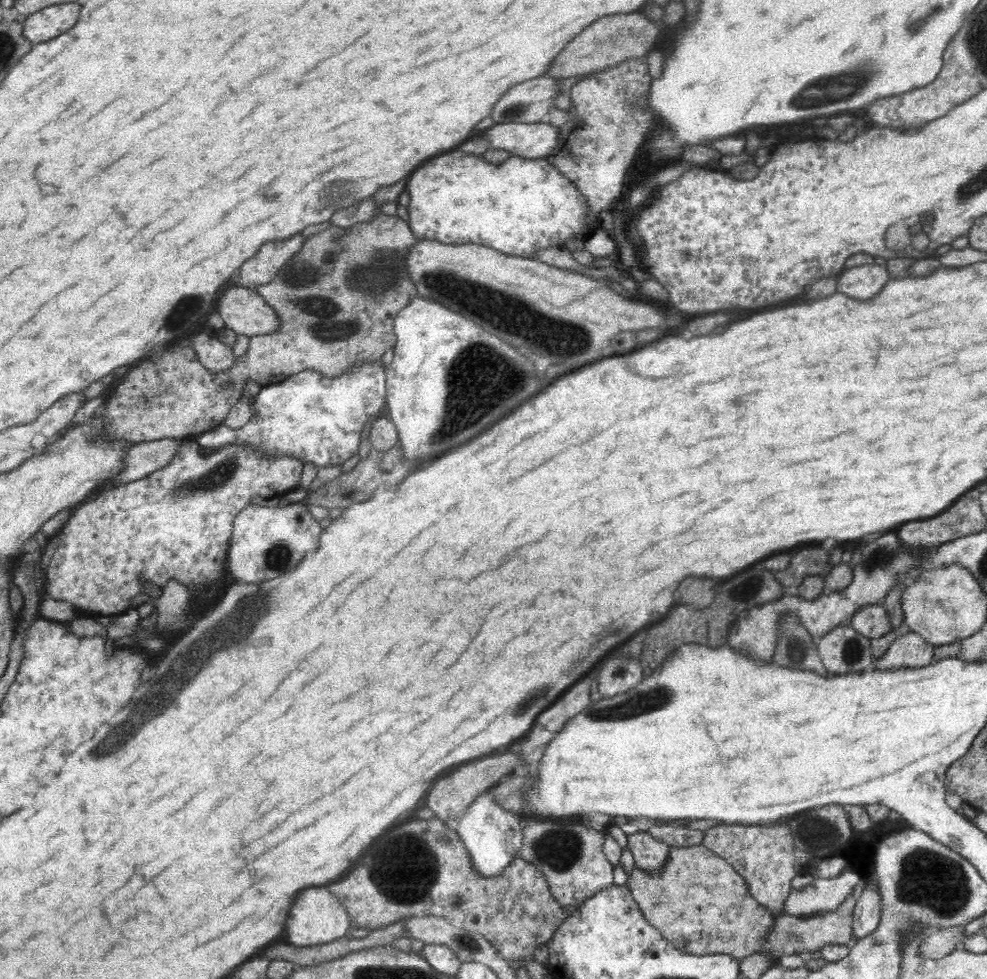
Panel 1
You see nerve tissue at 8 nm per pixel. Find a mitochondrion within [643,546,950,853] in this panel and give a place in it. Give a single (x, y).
(852, 650)

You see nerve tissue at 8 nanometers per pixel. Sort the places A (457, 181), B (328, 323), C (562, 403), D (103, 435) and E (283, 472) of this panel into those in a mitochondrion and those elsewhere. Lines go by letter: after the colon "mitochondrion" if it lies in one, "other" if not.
A: other
B: mitochondrion
C: other
D: other
E: other

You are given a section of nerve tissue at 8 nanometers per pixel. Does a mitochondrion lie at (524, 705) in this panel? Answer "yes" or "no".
yes

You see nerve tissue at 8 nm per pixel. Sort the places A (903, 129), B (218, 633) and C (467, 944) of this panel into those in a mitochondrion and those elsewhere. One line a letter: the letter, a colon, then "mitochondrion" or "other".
A: other
B: mitochondrion
C: mitochondrion

